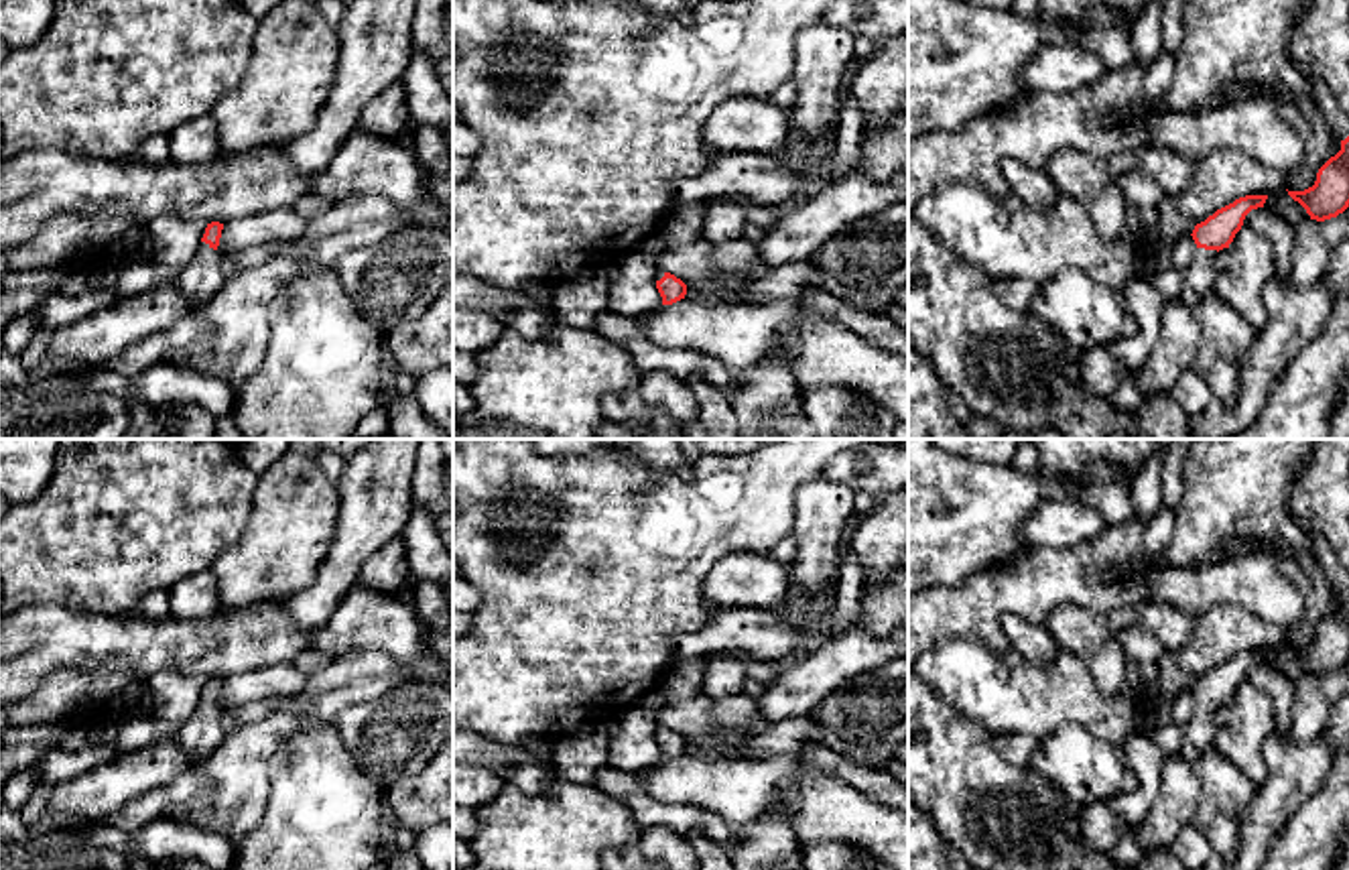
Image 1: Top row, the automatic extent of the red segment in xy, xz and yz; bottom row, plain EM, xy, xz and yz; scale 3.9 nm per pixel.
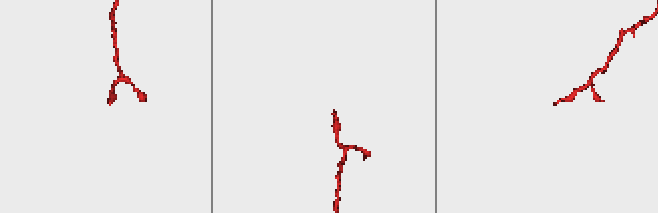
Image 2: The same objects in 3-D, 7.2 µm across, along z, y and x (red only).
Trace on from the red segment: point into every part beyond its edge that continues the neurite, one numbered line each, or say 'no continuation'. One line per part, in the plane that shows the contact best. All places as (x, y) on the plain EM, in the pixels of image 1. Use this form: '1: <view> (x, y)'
1: yz (1201, 730)

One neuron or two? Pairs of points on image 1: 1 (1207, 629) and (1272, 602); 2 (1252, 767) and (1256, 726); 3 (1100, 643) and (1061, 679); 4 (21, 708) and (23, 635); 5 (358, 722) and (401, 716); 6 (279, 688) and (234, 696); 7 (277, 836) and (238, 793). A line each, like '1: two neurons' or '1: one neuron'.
1: two neurons
2: one neuron
3: two neurons
4: two neurons
5: one neuron
6: one neuron
7: two neurons

